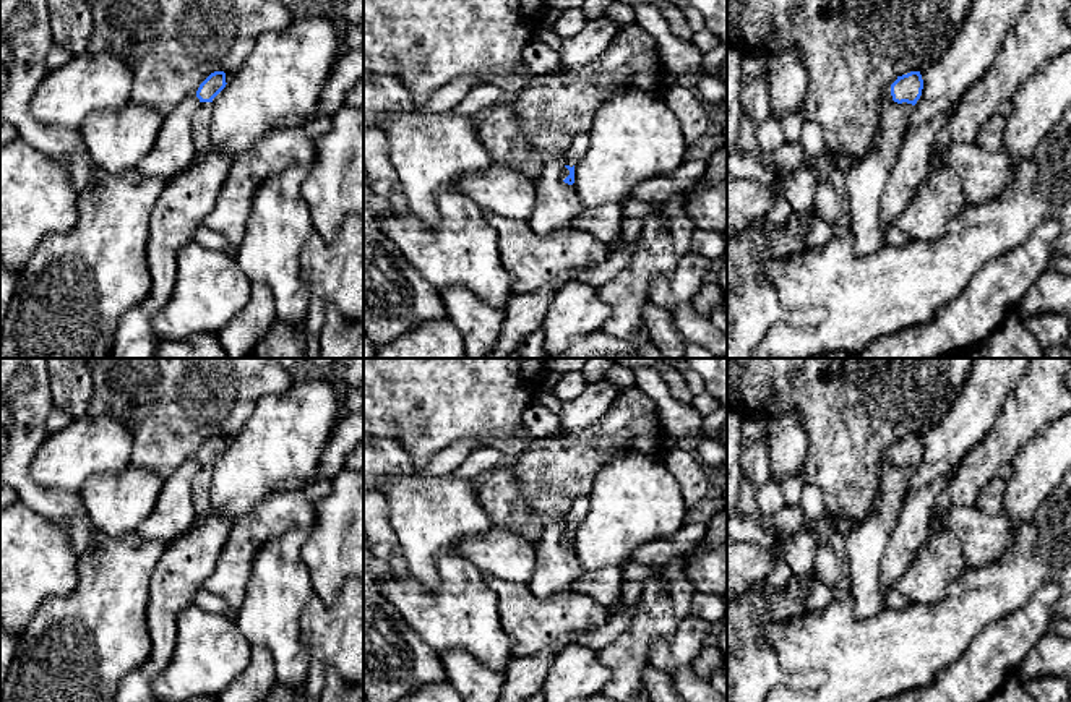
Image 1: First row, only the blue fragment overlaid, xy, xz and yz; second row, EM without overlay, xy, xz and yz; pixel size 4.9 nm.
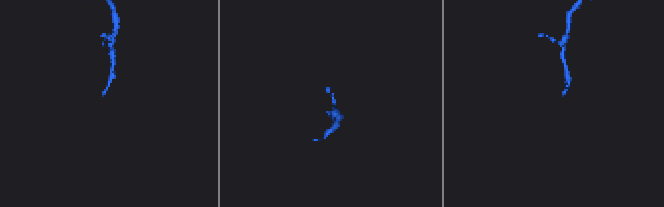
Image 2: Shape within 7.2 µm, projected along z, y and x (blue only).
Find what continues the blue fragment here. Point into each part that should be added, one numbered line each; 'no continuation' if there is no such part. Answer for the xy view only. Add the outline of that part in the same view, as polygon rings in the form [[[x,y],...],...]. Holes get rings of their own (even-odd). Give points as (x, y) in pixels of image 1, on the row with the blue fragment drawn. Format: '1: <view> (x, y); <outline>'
1: xy (202, 120); [[[201,102],[200,109],[193,115],[193,143],[196,149],[196,159],[201,159],[211,146],[211,102]]]

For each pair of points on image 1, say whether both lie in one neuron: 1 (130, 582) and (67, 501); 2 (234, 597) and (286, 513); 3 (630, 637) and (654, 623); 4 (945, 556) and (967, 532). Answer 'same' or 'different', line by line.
1: different
2: same
3: same
4: different

